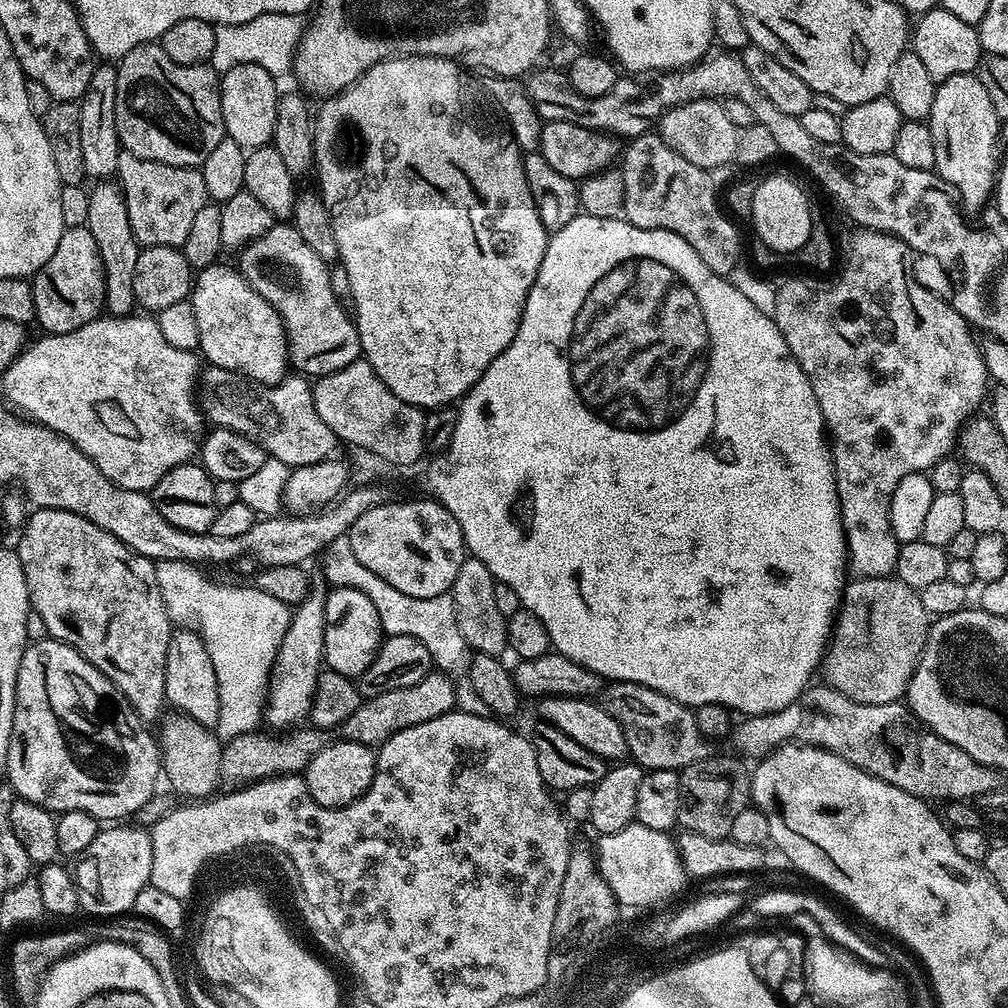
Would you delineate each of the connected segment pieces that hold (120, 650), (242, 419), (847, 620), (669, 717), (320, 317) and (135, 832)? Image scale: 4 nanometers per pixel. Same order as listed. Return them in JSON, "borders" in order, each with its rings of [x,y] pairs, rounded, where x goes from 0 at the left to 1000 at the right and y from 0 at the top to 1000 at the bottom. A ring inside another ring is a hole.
{"borders":[[[[36,504],[33,509],[33,512],[31,509],[24,518],[22,527],[19,529],[19,531],[21,530],[20,540],[17,539],[15,545],[22,558],[22,569],[26,569],[26,581],[28,582],[28,594],[31,602],[38,609],[42,609],[42,617],[46,617],[49,632],[60,635],[70,643],[75,643],[94,663],[101,665],[101,669],[105,669],[105,673],[109,673],[109,677],[113,677],[115,684],[126,692],[132,704],[139,709],[140,714],[144,716],[158,715],[165,706],[166,645],[170,639],[173,620],[171,614],[165,609],[165,601],[161,597],[161,585],[157,585],[154,559],[144,552],[138,552],[136,548],[131,548],[124,540],[117,538],[115,532],[93,522],[93,518],[89,518],[77,510],[57,504]]],[[[206,363],[201,366],[196,378],[196,400],[207,422],[232,427],[248,435],[269,455],[286,461],[287,465],[314,460],[334,451],[335,438],[331,427],[315,415],[315,407],[312,407],[310,402],[310,381],[301,372],[287,371],[277,381],[253,381],[234,369]]],[[[888,571],[850,572],[842,576],[835,585],[834,599],[830,604],[829,617],[826,620],[822,641],[818,644],[814,656],[816,675],[822,682],[839,688],[845,695],[857,699],[879,699],[890,697],[900,689],[901,679],[913,647],[921,631],[923,612],[915,601],[912,586]]],[[[604,678],[598,684],[597,697],[621,728],[623,750],[640,764],[676,764],[704,750],[689,705],[645,681]]],[[[271,221],[269,228],[260,232],[243,246],[237,247],[237,270],[244,280],[268,304],[272,306],[282,320],[282,330],[286,336],[286,359],[295,370],[306,375],[316,375],[331,371],[347,359],[358,356],[357,336],[353,318],[331,296],[327,285],[326,263],[300,237],[300,232],[289,221]]],[[[107,819],[99,824],[97,831],[85,839],[85,843],[74,854],[73,868],[75,882],[82,904],[92,905],[95,909],[115,909],[118,905],[131,905],[133,891],[137,891],[137,883],[149,876],[149,859],[151,858],[151,827],[146,820],[119,821],[123,819]]]]}

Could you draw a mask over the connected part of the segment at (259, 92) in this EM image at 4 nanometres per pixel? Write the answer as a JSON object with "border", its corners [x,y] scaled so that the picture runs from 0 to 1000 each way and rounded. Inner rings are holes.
{"border":[[[241,63],[218,75],[218,100],[220,121],[225,138],[236,141],[244,149],[269,144],[272,133],[272,116],[276,113],[279,88],[274,88],[275,76],[268,74],[260,65]]]}

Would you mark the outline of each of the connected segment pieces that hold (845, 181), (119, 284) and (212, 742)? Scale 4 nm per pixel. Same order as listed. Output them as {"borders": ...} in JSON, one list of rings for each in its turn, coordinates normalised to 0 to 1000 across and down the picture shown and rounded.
{"borders":[[[[710,50],[685,67],[656,71],[646,77],[616,74],[609,85],[605,85],[605,89],[593,97],[573,93],[559,70],[539,67],[529,70],[522,79],[526,101],[530,101],[530,109],[536,114],[537,120],[569,121],[569,125],[581,125],[590,131],[626,137],[639,134],[669,105],[689,99],[717,101],[732,97],[732,101],[738,102],[744,113],[748,113],[750,122],[764,129],[768,141],[772,141],[773,154],[791,159],[833,201],[834,208],[849,224],[868,230],[881,230],[899,239],[906,251],[912,247],[928,251],[939,262],[953,267],[958,284],[962,287],[980,274],[981,267],[989,262],[994,251],[992,238],[980,238],[963,227],[957,229],[957,207],[946,184],[930,175],[928,170],[903,169],[903,165],[895,165],[895,161],[884,153],[847,153],[847,149],[838,147],[836,142],[811,141],[796,126],[792,115],[776,113],[776,109],[772,109],[772,105],[768,105],[768,101],[764,101],[764,97],[760,97],[752,85],[748,85],[748,77],[744,77],[736,58],[729,51]]],[[[115,181],[96,182],[88,189],[89,212],[86,225],[97,240],[97,250],[103,265],[103,306],[112,313],[126,313],[136,305],[133,292],[133,267],[137,264],[140,242],[129,228],[129,212],[125,210],[123,192]]],[[[171,704],[158,715],[157,737],[159,739],[159,752],[161,755],[161,770],[167,778],[176,786],[190,796],[198,796],[203,792],[209,791],[215,785],[214,781],[219,781],[218,761],[220,760],[220,748],[222,747],[222,738],[215,732],[211,723],[200,720],[192,716],[190,712],[179,705]]]]}

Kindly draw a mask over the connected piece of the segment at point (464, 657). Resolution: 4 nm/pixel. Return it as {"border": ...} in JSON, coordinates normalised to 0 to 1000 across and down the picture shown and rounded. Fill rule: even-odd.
{"border":[[[344,532],[335,534],[321,543],[315,559],[318,563],[316,566],[329,583],[359,585],[367,593],[367,597],[371,597],[371,605],[375,605],[378,624],[385,631],[415,633],[415,637],[419,637],[419,641],[427,643],[434,664],[463,664],[466,647],[458,633],[458,625],[454,625],[447,590],[441,589],[431,593],[407,593],[403,589],[399,589],[399,585],[391,585],[391,581],[379,577],[379,573],[375,573],[375,569],[371,569],[371,565],[363,565],[363,562],[359,562],[359,558],[355,558],[355,553],[347,544]]]}

